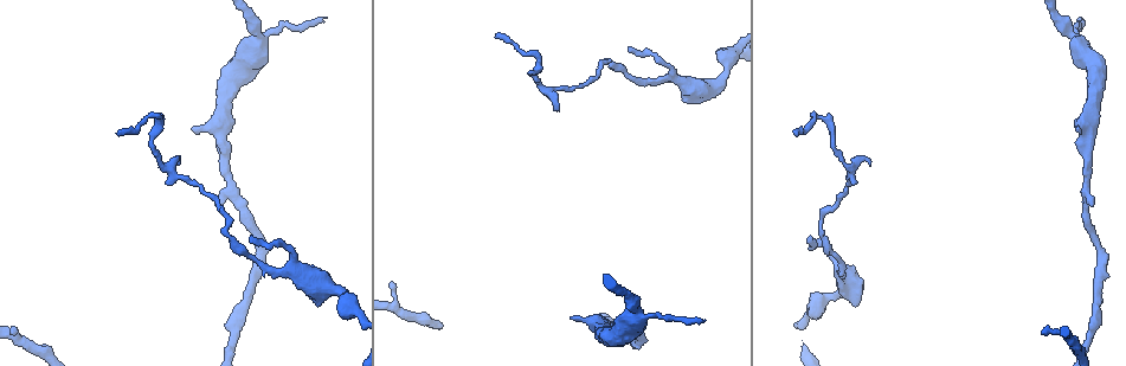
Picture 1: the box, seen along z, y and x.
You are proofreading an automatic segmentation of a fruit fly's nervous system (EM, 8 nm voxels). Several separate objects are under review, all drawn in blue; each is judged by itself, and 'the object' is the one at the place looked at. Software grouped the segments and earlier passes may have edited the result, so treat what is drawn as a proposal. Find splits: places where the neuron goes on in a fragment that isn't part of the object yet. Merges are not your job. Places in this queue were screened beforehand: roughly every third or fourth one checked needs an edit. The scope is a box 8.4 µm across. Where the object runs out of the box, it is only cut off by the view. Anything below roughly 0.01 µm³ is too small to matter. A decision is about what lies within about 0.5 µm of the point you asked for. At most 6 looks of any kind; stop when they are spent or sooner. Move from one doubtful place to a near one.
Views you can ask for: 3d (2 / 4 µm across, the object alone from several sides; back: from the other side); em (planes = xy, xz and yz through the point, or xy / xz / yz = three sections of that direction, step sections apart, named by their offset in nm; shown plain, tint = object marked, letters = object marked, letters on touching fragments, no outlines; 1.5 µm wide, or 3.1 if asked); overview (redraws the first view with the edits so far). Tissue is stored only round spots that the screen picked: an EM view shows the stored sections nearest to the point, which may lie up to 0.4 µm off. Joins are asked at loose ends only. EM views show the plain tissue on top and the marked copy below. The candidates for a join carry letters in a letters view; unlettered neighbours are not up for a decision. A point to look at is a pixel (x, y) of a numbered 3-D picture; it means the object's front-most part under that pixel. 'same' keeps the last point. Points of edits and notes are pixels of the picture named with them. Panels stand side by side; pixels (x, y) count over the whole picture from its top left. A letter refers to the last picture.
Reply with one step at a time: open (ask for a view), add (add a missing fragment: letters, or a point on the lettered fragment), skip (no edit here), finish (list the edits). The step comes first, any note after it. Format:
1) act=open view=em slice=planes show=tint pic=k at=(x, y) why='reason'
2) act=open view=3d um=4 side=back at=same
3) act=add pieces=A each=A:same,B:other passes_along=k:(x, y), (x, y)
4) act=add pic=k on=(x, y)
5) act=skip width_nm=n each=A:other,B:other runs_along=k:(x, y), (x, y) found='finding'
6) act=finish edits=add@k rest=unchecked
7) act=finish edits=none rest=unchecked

act=open view=em slice=planes show=tint pic=1 at=(191, 129) why='thick end'

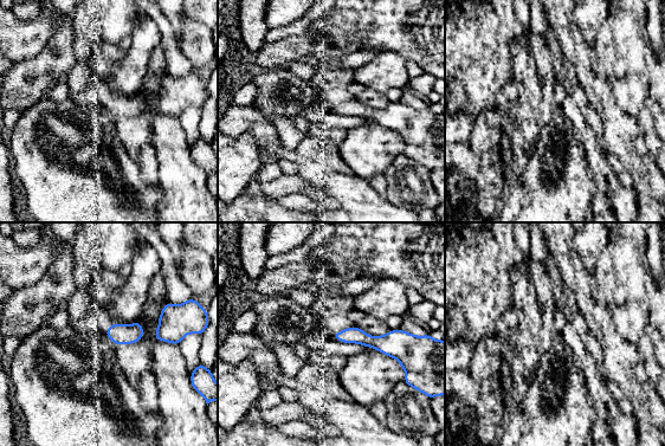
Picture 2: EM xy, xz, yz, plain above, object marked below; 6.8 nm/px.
act=open view=em slice=planes show=letters at=same

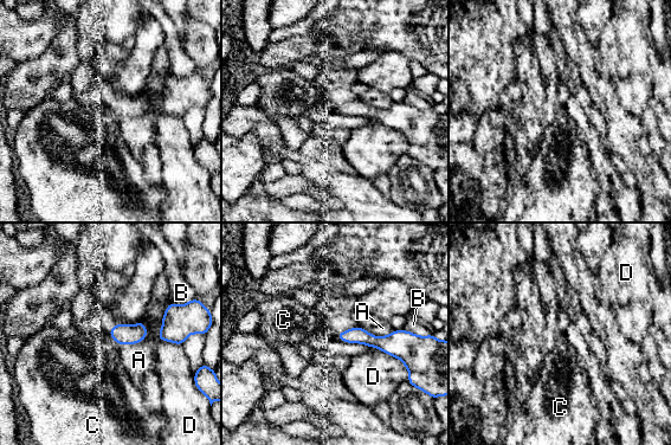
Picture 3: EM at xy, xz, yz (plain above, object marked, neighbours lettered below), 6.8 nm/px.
act=skip each=A:other,B:other,C:other,D:other runs_along=3:(341, 336), (406, 342) found='none of them fits'

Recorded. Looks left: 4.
act=open view=em slice=planes show=letters pic=1 at=(699, 319) why='an open end'

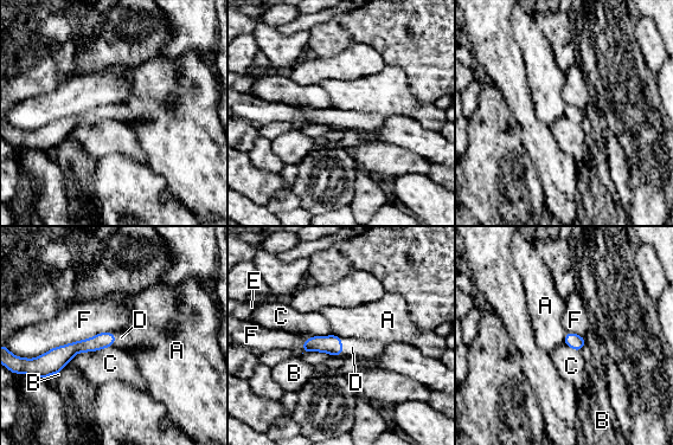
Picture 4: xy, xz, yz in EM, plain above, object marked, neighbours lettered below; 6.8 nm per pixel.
act=add pieces=D each=A:other,B:other,C:other,D:same,E:other,F:other passes_along=4:(332, 344), (343, 347), (352, 347) found='it goes on there'

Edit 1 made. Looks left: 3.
act=open view=overview why='redraw'

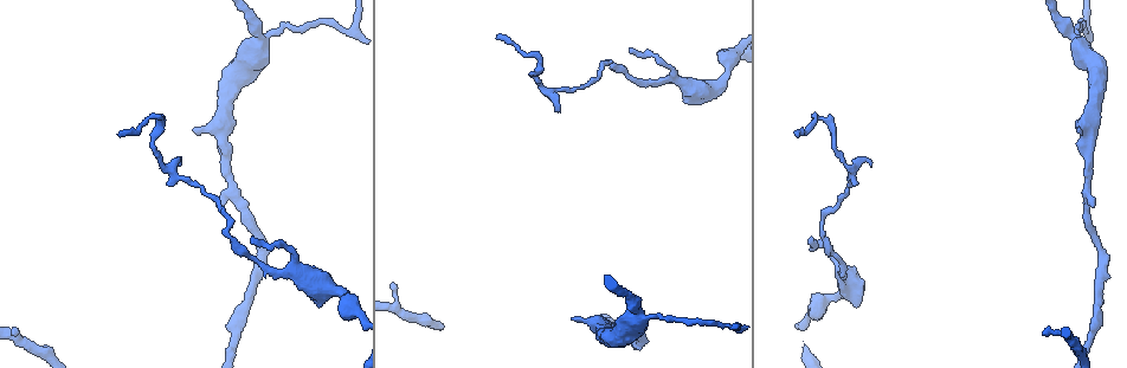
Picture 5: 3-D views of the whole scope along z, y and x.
act=open view=3d um=4 pic=5 at=(796, 135) why='thin end'

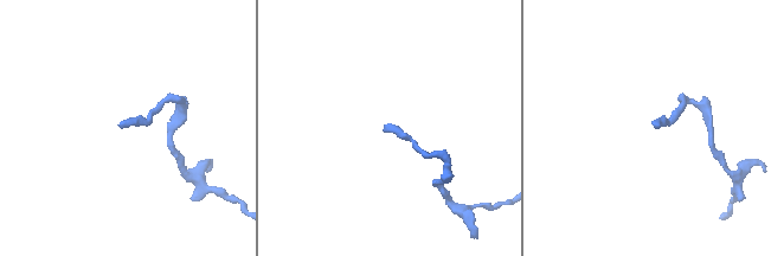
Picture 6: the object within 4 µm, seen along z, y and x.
act=open view=em slice=planes show=letters pic=6 at=(656, 127)

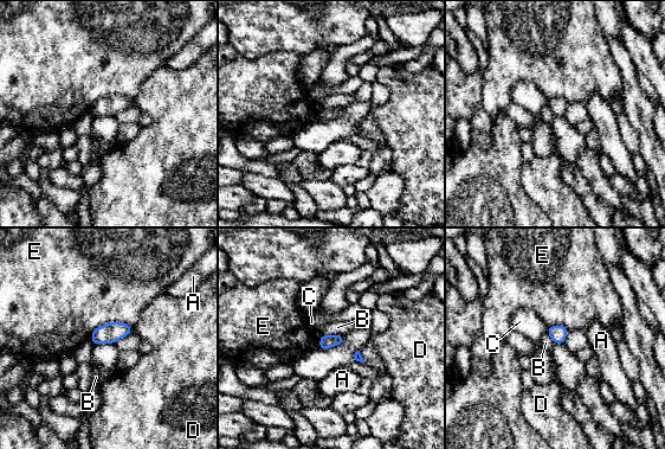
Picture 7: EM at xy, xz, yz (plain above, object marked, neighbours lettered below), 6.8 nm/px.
act=skip width_nm=90 each=A:other,B:other,C:other,D:other,E:other border=7:(322, 333), (341, 335) found='none of them fits'

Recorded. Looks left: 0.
act=finish edits=add@4 rest=unchecked

